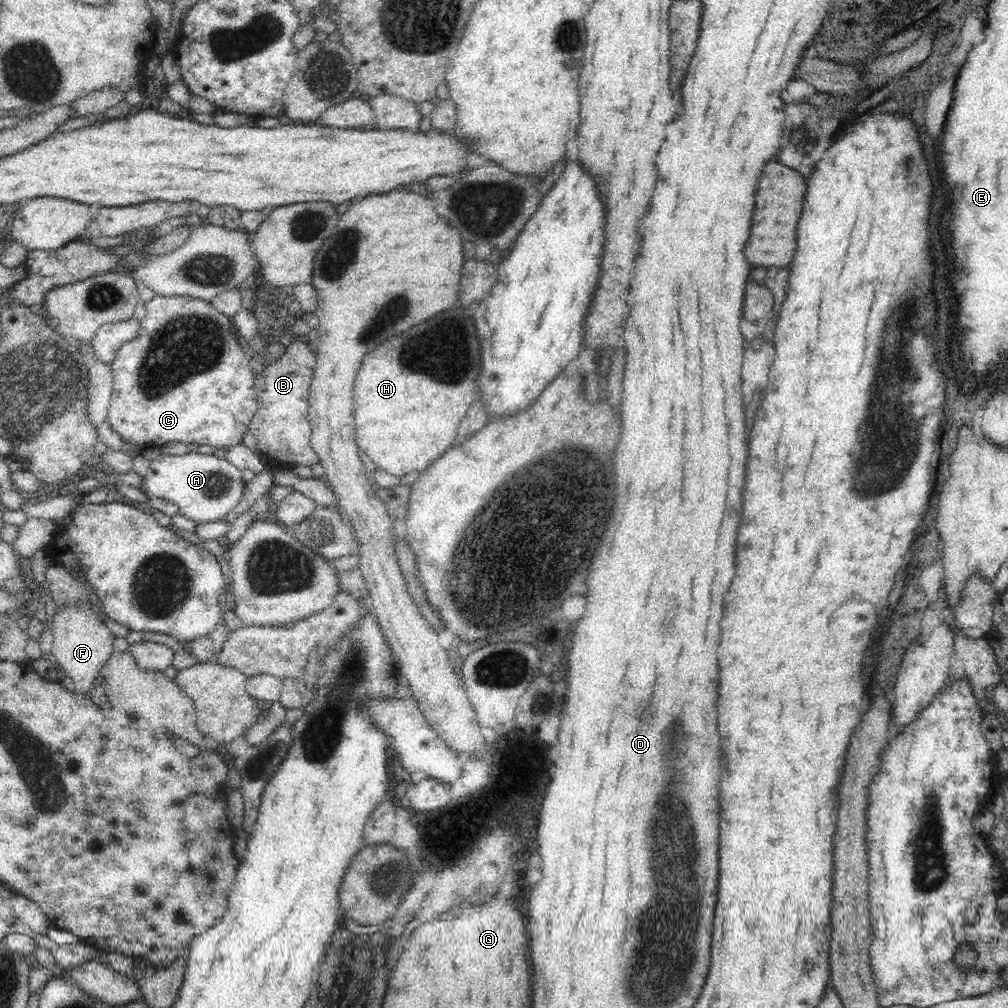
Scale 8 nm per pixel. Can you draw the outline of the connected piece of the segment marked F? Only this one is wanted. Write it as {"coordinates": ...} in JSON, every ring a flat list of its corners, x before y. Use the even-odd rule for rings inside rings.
{"coordinates":[[68,605,64,609,57,609,51,630,54,636,51,652,57,658,56,666,64,668,65,674,72,678,74,692,90,698,90,690,99,684,100,671,113,653,115,636,85,605]]}

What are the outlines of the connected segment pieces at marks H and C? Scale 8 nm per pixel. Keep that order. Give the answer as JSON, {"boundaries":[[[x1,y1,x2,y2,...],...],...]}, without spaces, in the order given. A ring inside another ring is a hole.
{"boundaries":[[[390,338,376,350,366,353,353,386,352,414,359,450,365,452,378,468,401,479,414,470,423,473,453,445,458,427,476,394,464,390,462,386,440,384,426,374,412,372,410,368,402,366,400,354,402,354,402,342,398,338]],[[154,295,145,302,146,314,141,320,141,327,136,338,125,342,118,350,116,358,111,362,113,388,110,406,107,410,106,422,114,432,120,435,124,442,134,445,139,450,145,451,154,447,161,447,169,442,183,442,197,444,200,450,215,450,216,448,228,449,242,443,243,435,248,432,252,417,257,411,256,387,250,363,244,355,243,347,233,330,231,318,214,309,209,301,192,298,188,295,158,296]]]}

